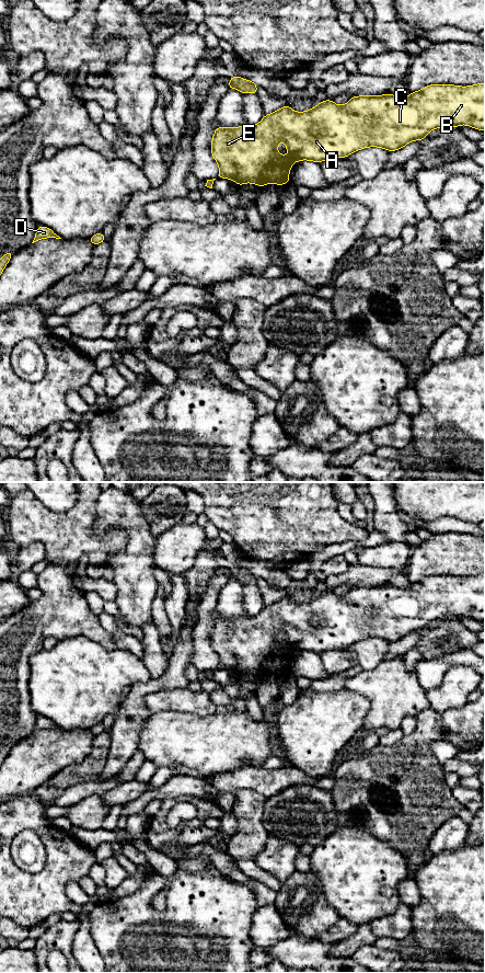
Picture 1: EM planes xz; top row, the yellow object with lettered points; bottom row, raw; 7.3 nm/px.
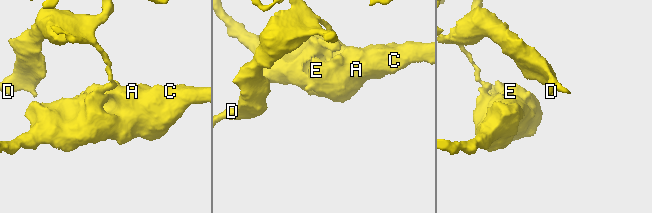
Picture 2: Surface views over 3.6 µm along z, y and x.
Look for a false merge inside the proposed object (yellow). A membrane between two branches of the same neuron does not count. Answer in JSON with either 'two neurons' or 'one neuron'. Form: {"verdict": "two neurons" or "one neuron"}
{"verdict": "two neurons"}

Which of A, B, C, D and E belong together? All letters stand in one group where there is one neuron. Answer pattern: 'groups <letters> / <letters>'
groups A B C E / D

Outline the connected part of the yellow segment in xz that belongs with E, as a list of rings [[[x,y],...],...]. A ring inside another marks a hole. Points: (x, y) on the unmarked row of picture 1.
[[[485,574],[469,577],[430,575],[405,588],[393,585],[351,587],[350,592],[343,596],[337,596],[327,589],[305,603],[295,603],[289,596],[265,606],[254,617],[232,619],[218,617],[216,619],[211,632],[211,644],[219,655],[217,669],[230,669],[240,678],[244,674],[253,674],[261,678],[268,674],[280,677],[290,674],[289,663],[297,652],[309,651],[320,654],[332,649],[346,649],[353,643],[368,638],[383,639],[389,643],[395,642],[411,632],[423,631],[435,619],[467,616],[477,621],[485,621]],[[279,632],[286,634],[289,646],[277,643]]]

